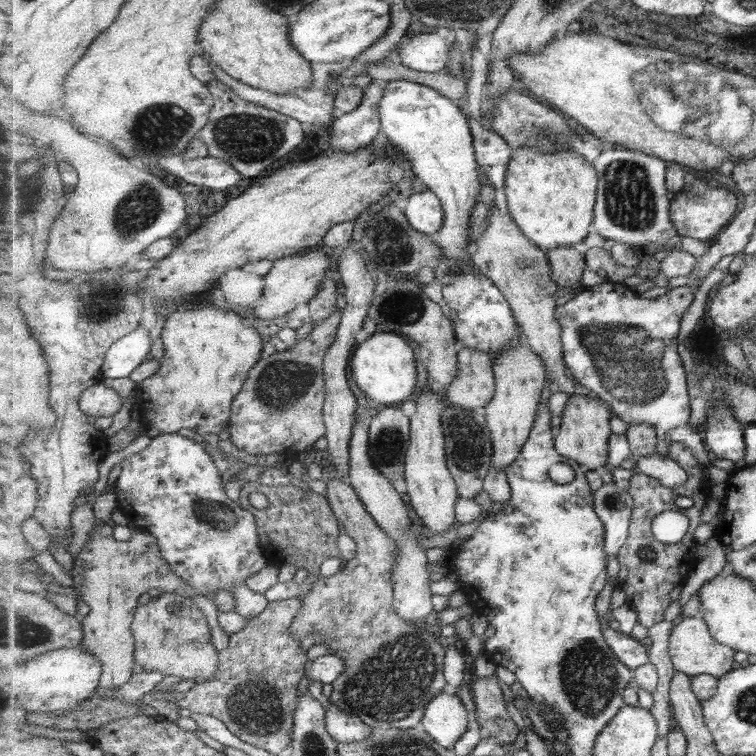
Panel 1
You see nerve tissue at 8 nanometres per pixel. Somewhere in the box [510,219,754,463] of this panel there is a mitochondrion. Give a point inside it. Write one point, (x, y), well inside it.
(630, 361)

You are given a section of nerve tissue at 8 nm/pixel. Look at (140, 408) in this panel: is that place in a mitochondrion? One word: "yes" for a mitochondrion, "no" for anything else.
no

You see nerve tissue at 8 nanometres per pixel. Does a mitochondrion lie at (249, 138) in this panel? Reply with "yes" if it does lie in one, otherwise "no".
yes

